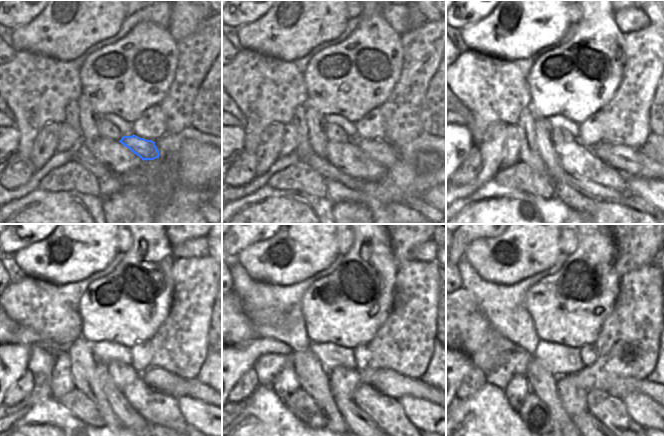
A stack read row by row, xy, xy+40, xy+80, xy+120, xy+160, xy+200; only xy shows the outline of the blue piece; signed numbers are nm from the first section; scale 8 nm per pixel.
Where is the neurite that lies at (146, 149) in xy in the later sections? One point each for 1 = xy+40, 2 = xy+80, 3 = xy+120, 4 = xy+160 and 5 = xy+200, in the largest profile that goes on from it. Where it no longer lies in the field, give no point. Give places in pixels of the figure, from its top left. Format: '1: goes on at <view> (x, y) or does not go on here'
1: goes on at xy+40 (381, 151)
2: goes on at xy+80 (631, 162)
3: goes on at xy+120 (160, 379)
4: goes on at xy+160 (388, 382)
5: goes on at xy+200 (620, 387)

